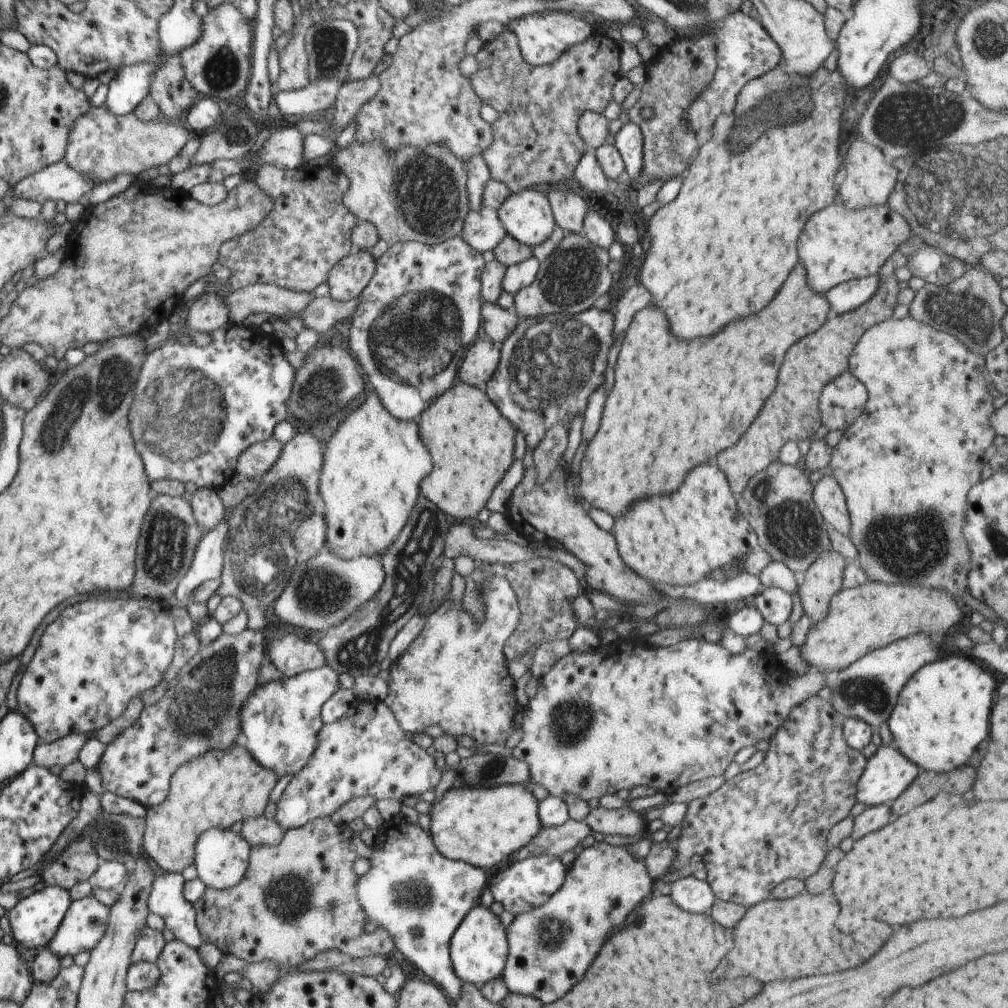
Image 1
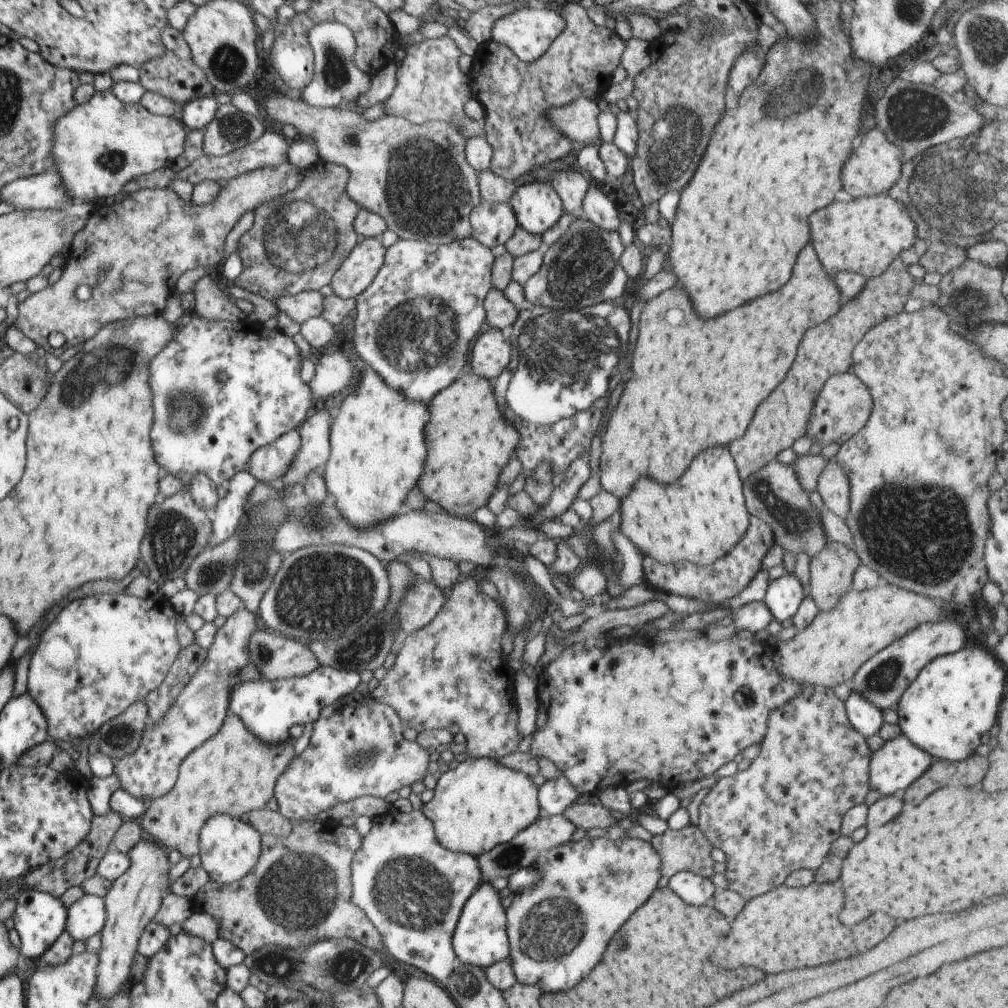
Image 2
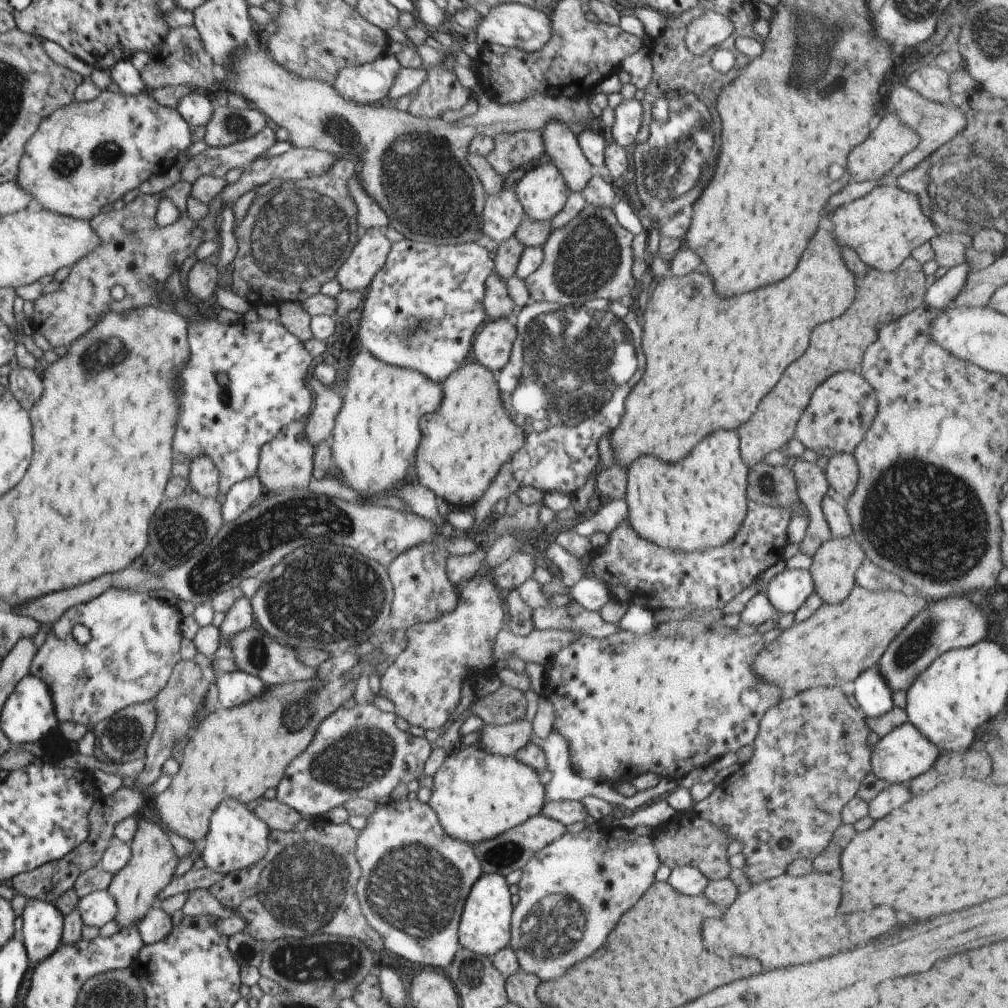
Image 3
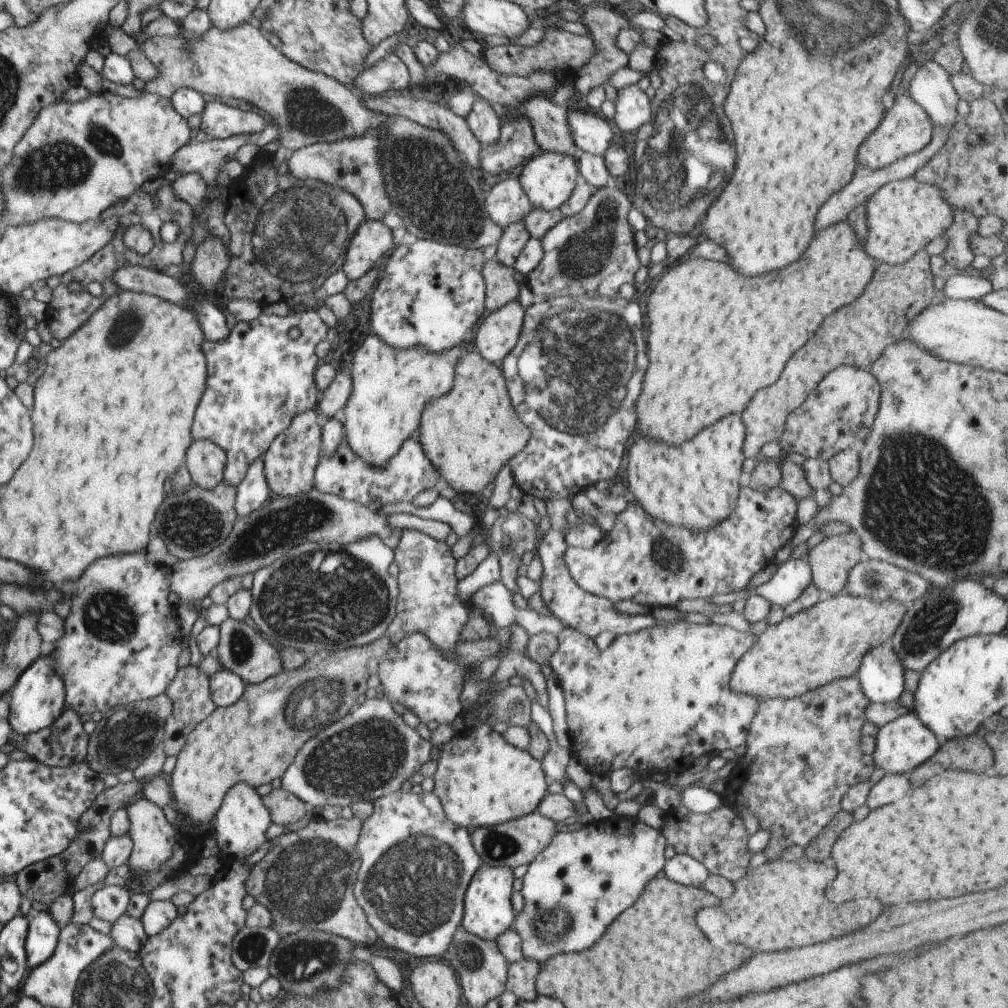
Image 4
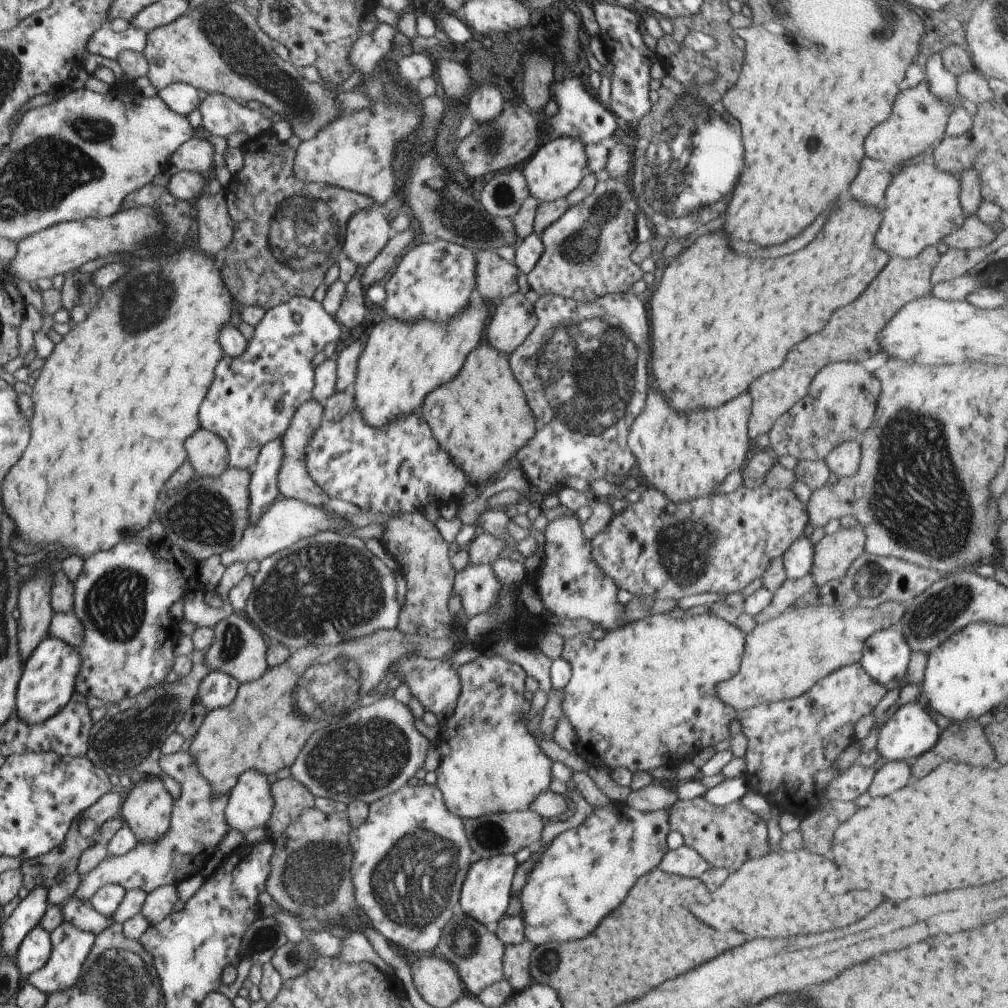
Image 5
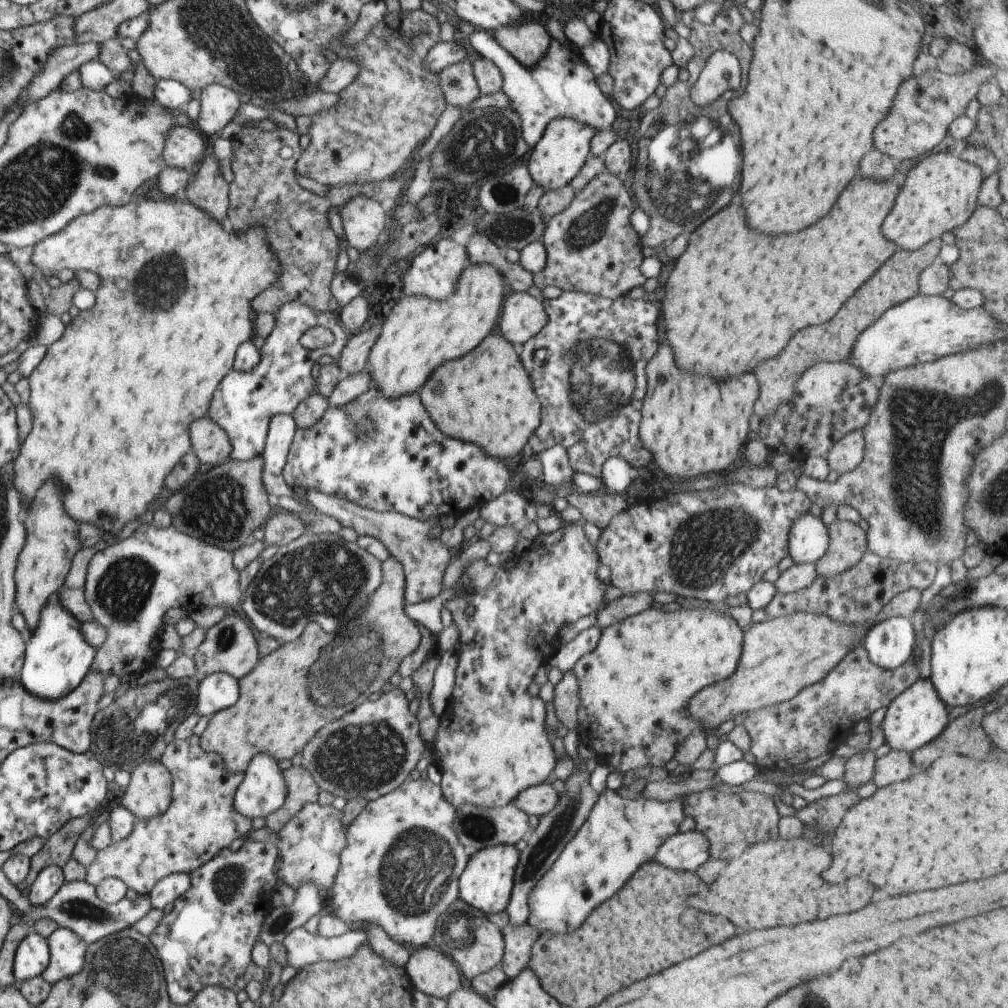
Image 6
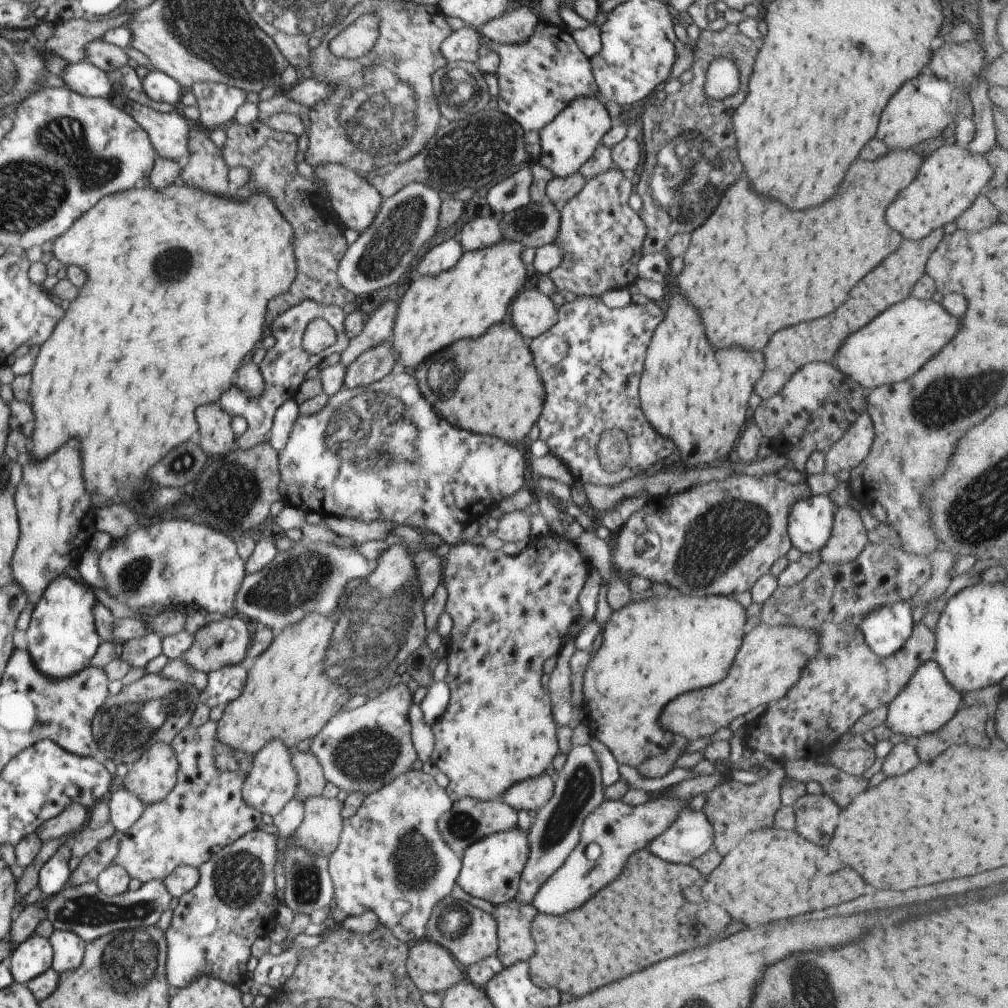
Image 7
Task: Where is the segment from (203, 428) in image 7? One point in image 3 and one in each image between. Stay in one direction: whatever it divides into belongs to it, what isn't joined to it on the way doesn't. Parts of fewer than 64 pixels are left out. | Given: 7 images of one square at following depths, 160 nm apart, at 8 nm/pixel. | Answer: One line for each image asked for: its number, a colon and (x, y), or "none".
3: (203, 478)
4: (205, 460)
5: (208, 454)
6: (211, 444)

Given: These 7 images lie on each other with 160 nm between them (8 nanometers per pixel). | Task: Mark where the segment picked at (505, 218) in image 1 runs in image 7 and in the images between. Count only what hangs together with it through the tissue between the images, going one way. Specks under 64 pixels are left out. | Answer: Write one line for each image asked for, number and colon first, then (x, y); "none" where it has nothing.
2: (537, 207)
3: (542, 192)
4: (548, 179)
5: (556, 168)
6: (564, 147)
7: (569, 140)

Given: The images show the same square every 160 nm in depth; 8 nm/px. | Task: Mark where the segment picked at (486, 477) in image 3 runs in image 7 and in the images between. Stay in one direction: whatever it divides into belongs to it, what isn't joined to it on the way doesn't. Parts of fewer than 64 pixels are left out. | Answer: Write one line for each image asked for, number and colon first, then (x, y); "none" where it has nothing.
4: (469, 434)
5: (481, 418)
6: (486, 397)
7: (504, 397)

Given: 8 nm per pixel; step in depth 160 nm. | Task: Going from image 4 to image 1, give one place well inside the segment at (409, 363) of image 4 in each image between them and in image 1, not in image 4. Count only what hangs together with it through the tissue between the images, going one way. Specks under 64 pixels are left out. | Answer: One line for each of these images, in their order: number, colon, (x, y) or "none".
1: (373, 463)
2: (377, 451)
3: (376, 432)

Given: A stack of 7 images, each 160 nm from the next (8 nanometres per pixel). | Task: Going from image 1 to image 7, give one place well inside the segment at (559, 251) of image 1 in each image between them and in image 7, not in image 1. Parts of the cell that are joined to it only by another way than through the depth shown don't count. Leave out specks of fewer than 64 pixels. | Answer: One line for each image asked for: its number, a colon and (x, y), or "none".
2: (582, 269)
3: (590, 258)
4: (593, 252)
5: (587, 251)
6: (591, 247)
7: (601, 236)

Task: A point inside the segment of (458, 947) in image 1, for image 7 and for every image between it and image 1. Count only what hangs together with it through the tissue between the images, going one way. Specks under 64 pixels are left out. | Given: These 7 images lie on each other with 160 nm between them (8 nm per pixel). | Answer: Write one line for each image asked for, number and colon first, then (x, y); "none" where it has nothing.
2: (480, 939)
3: (485, 926)
4: (487, 910)
5: (485, 894)
6: (486, 883)
7: (491, 869)

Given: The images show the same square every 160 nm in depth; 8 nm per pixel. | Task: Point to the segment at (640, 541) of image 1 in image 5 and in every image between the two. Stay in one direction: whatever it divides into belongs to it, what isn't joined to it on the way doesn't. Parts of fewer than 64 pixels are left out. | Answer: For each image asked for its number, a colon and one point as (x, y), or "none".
2: (700, 518)
3: (699, 503)
4: (696, 485)
5: (684, 454)

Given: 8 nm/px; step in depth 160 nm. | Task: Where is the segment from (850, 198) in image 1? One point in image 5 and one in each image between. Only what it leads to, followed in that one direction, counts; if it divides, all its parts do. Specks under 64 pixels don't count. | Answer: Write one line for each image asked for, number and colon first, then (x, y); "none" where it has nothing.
2: (875, 166)
3: (883, 148)
4: (907, 128)
5: (919, 118)

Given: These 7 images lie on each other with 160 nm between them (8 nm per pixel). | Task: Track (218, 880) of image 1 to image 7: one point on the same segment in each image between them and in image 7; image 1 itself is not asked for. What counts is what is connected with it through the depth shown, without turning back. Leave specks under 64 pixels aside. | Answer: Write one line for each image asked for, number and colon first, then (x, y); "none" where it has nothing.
2: (229, 848)
3: (237, 838)
4: (240, 825)
5: (250, 804)
6: (262, 791)
7: (272, 782)

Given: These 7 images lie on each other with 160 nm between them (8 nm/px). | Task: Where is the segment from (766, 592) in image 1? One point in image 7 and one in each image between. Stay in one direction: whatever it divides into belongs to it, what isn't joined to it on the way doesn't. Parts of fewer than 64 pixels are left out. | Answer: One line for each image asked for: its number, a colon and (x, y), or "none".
2: (783, 597)
3: (787, 591)
4: (792, 576)
5: (798, 560)
6: (808, 540)
7: (810, 521)

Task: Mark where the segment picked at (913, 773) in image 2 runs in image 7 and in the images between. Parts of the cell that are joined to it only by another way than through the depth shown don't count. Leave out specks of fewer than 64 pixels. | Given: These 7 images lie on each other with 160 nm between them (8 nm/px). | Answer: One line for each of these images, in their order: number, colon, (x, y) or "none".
3: (902, 754)
4: (901, 745)
5: (911, 731)
6: (917, 716)
7: (928, 701)

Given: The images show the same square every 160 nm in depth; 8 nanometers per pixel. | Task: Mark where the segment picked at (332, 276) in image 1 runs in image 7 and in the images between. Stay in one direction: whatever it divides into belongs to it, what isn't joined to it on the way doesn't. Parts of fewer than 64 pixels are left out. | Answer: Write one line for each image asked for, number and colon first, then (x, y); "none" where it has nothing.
2: (357, 272)
3: (369, 255)
4: (369, 246)
5: (367, 231)
6: (363, 219)
7: (356, 201)

